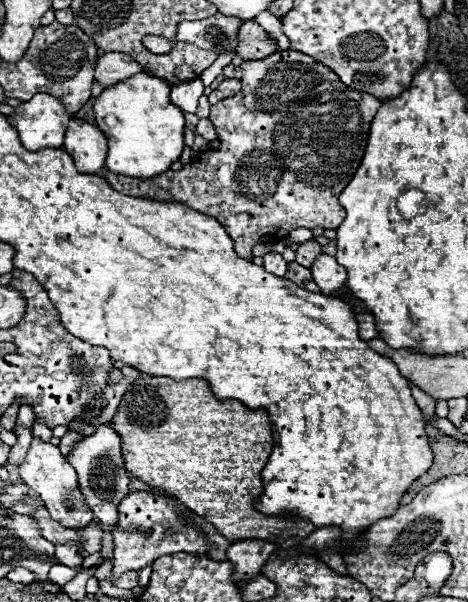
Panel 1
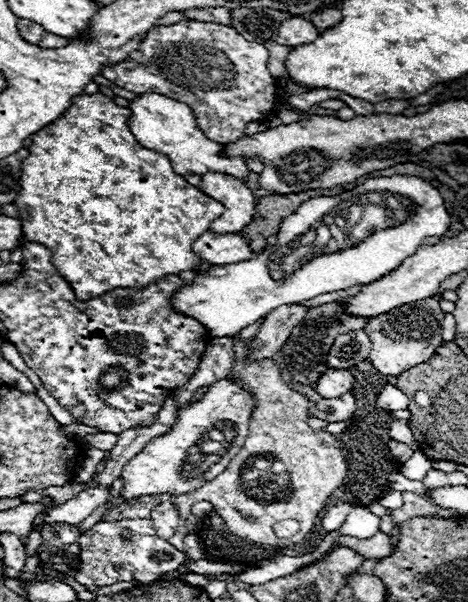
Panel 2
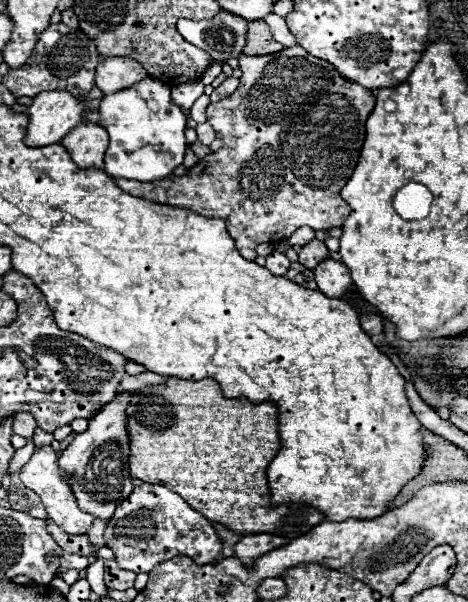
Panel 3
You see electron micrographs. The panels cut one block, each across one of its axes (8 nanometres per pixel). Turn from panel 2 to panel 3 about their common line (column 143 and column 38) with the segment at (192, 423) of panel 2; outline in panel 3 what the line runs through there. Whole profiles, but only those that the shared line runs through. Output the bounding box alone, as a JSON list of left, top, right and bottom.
[20,446,94,534]

